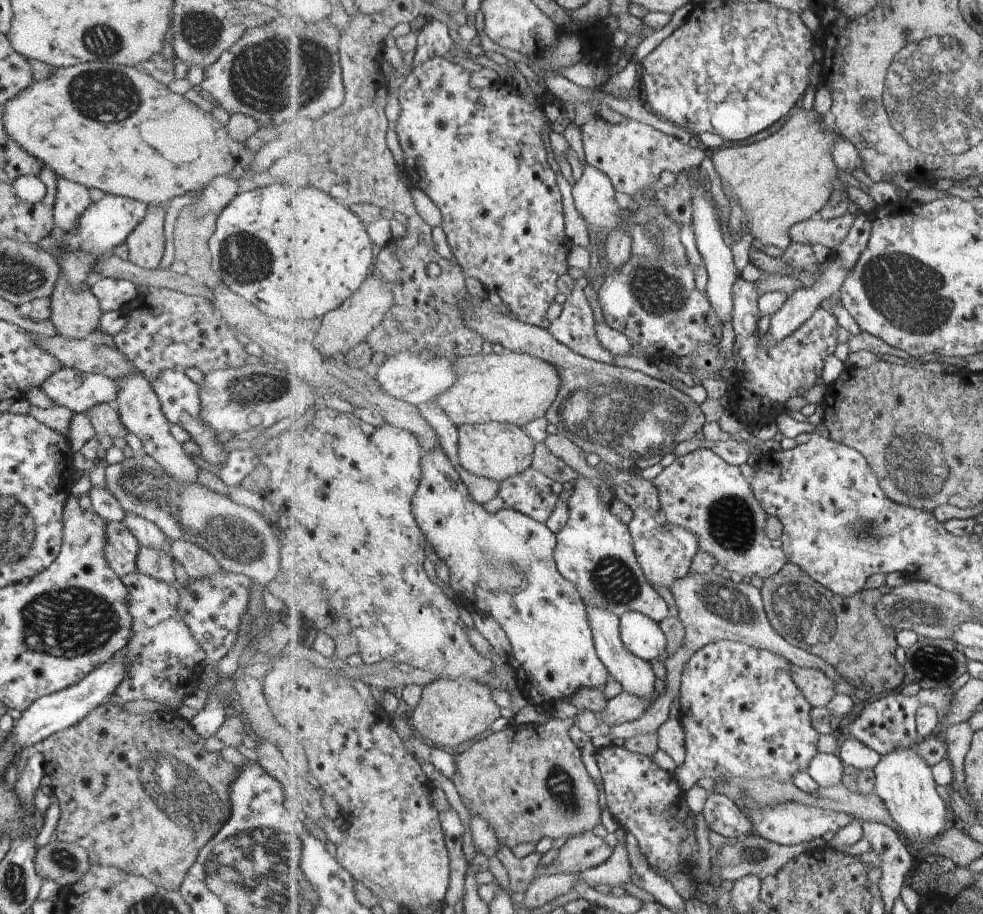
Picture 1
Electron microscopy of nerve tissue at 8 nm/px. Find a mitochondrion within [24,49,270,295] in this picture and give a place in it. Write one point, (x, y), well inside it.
(84, 91)

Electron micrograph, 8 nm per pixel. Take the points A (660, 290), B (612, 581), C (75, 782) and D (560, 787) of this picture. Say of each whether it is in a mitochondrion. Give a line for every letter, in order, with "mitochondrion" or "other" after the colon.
A: mitochondrion
B: mitochondrion
C: other
D: mitochondrion

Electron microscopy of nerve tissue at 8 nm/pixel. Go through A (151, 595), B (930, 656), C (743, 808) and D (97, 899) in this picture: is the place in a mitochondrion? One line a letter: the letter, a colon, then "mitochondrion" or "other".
A: other
B: mitochondrion
C: other
D: other

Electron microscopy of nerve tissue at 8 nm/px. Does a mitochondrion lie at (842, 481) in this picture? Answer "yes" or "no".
no

